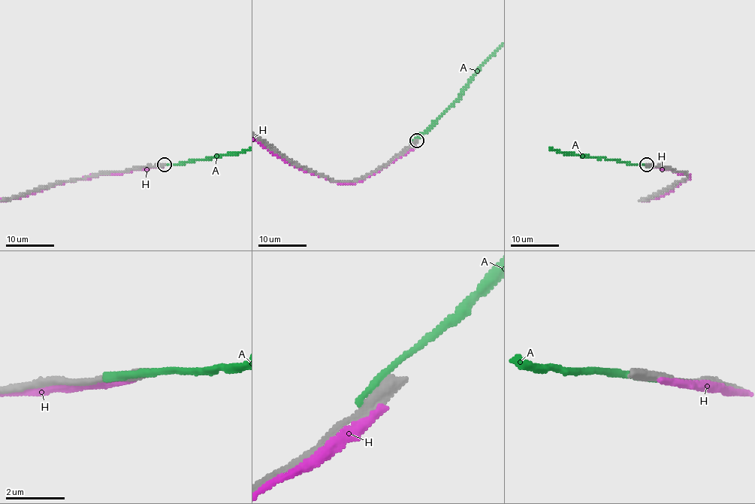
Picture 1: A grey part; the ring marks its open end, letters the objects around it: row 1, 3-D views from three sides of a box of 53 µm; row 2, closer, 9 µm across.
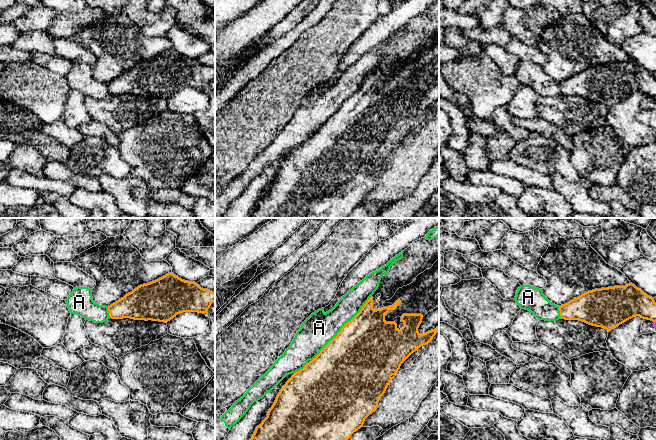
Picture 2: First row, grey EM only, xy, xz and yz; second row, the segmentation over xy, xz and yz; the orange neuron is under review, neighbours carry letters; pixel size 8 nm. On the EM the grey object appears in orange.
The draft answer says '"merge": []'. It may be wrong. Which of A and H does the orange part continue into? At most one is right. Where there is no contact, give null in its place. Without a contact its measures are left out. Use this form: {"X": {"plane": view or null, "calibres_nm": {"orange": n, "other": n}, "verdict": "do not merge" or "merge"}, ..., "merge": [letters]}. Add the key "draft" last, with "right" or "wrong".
{"A": {"plane": "xz", "calibres_nm": {"orange": 500, "other": 260}, "verdict": "do not merge"}, "H": {"plane": null, "verdict": "do not merge"}, "merge": [], "draft": "right"}

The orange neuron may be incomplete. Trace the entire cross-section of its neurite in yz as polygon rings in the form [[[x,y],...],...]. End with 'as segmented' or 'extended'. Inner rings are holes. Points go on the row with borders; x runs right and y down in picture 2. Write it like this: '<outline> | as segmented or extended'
[[[634,284],[588,291],[559,306],[565,320],[579,320],[608,332],[639,316],[656,322],[656,303]]] | as segmented

